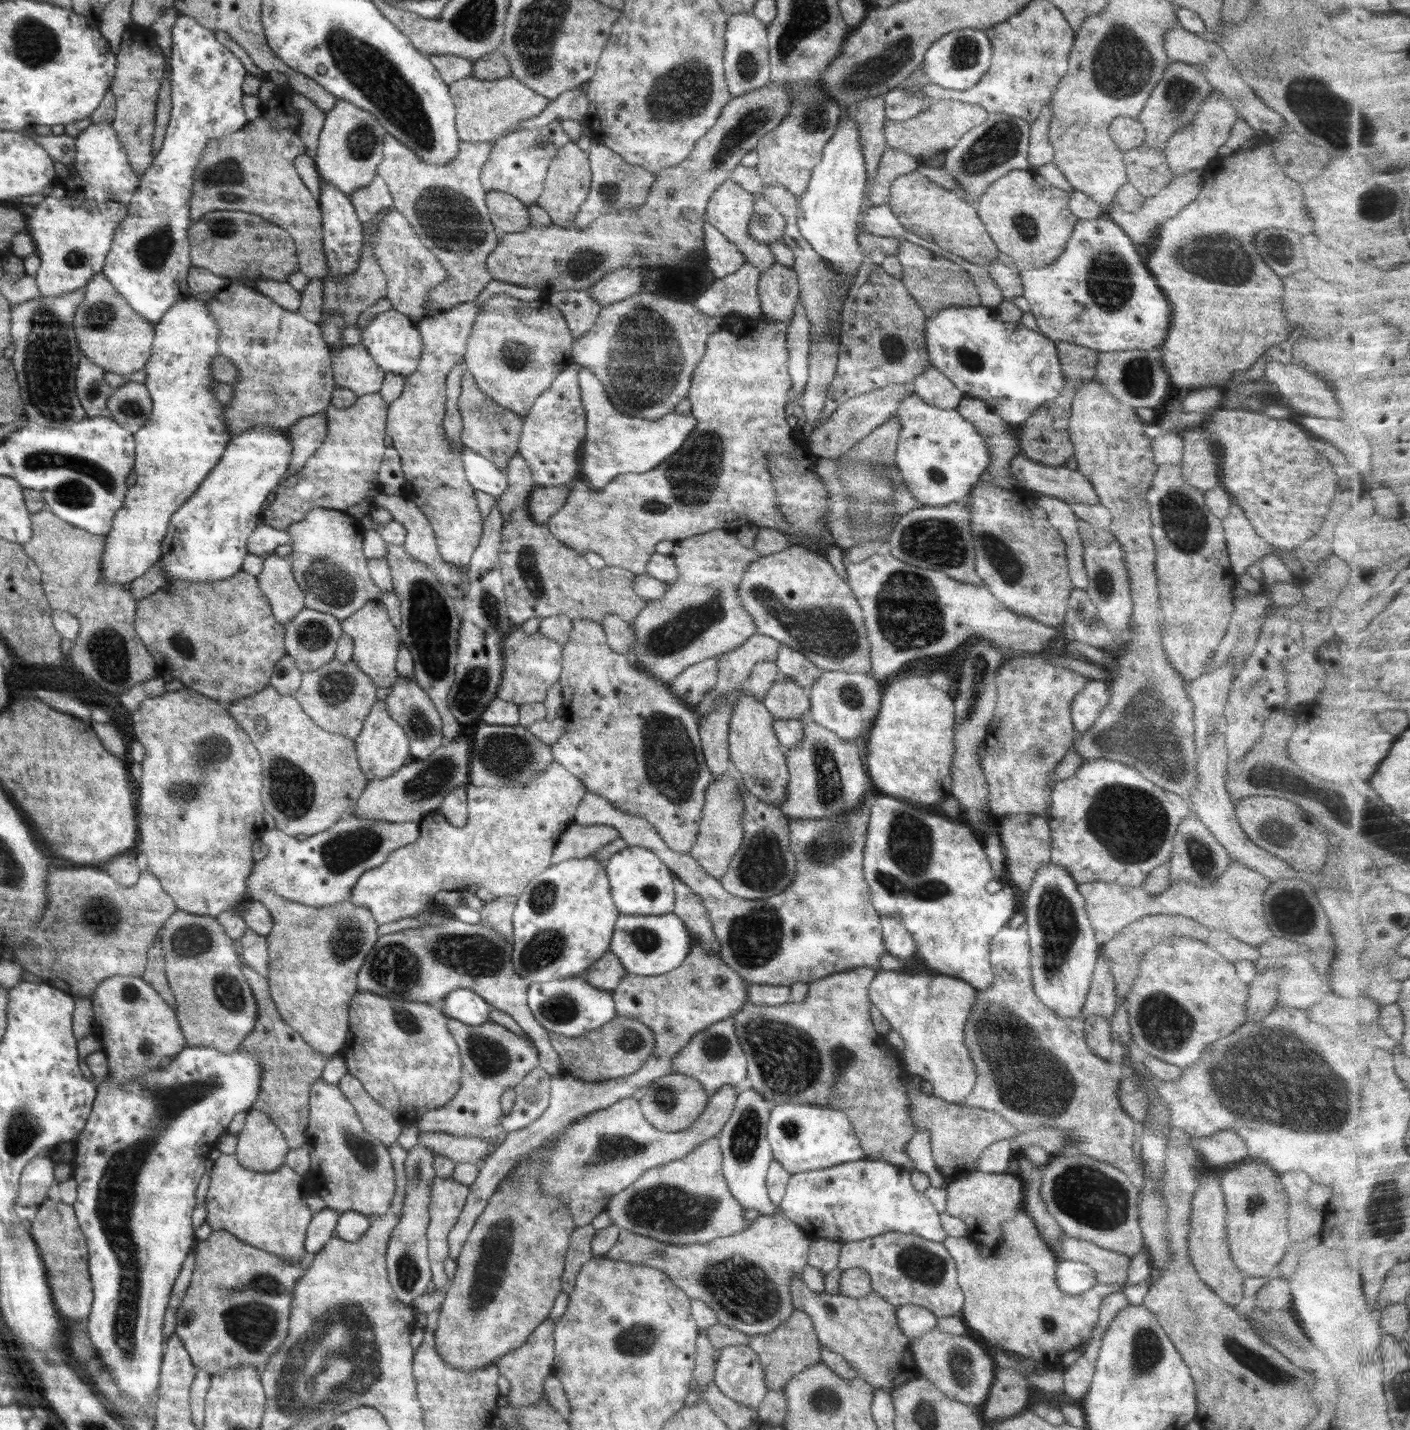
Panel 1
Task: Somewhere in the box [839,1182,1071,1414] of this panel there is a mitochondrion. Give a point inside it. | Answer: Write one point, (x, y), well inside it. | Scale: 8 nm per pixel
(918, 1263)

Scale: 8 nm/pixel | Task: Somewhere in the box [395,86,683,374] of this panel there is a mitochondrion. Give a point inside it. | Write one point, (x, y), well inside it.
(450, 221)

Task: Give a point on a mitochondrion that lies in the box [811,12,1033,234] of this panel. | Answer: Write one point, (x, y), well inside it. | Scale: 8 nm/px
(872, 74)

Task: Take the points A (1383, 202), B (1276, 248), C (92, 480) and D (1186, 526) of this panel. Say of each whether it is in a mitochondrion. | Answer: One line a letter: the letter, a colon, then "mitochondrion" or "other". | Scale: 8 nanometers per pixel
A: mitochondrion
B: mitochondrion
C: mitochondrion
D: mitochondrion

